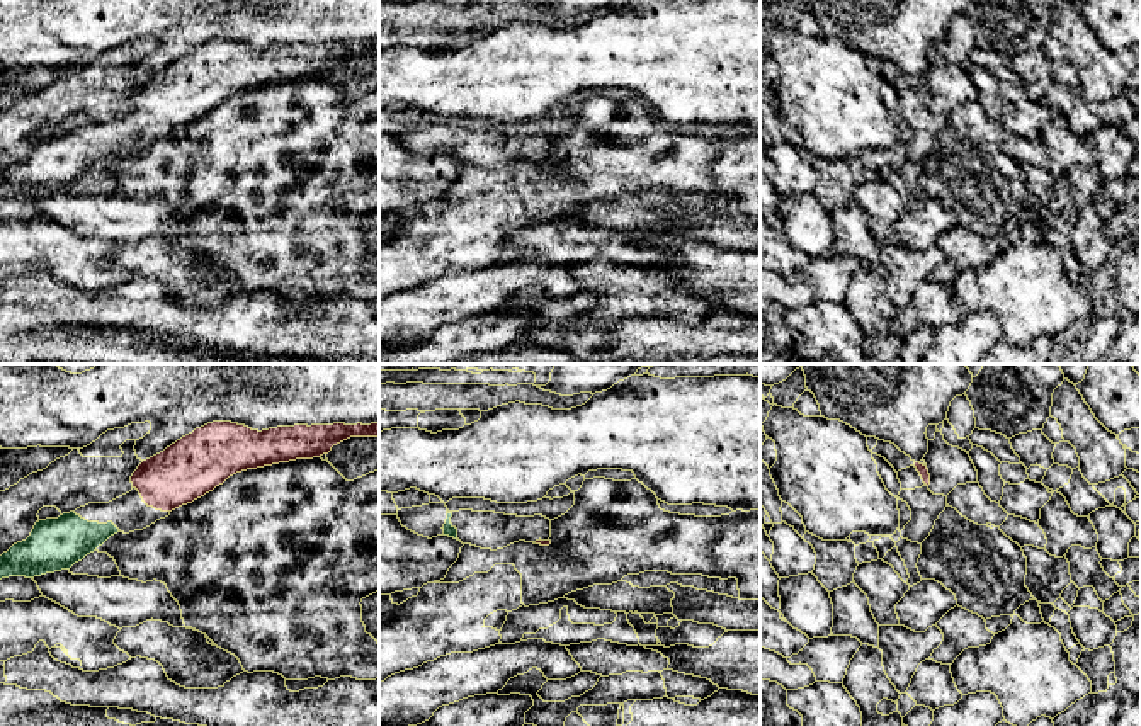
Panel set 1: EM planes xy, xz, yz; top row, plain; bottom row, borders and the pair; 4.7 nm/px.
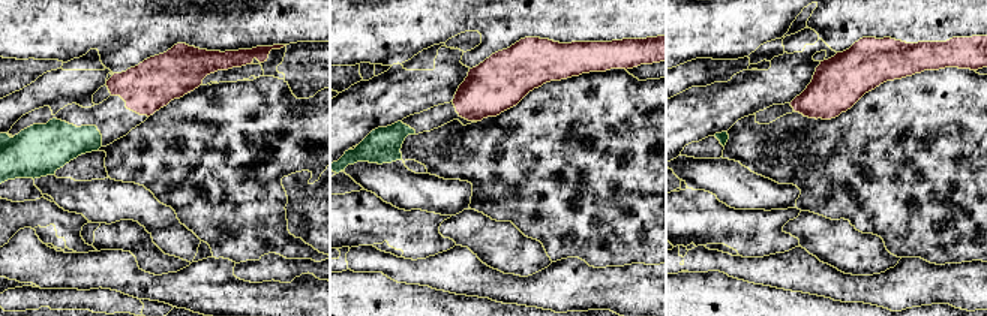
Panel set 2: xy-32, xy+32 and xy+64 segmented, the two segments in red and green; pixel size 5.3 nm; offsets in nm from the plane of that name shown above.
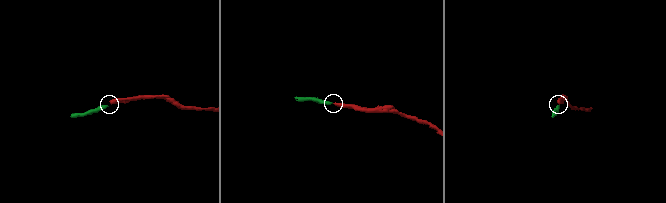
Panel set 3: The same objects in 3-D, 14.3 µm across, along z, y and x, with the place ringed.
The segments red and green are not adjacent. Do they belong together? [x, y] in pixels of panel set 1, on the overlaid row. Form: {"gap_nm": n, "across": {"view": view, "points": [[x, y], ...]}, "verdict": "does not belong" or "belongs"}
{"gap_nm": 180, "across": {"view": "xy", "points": [[143, 500], [116, 527]]}, "verdict": "belongs"}

